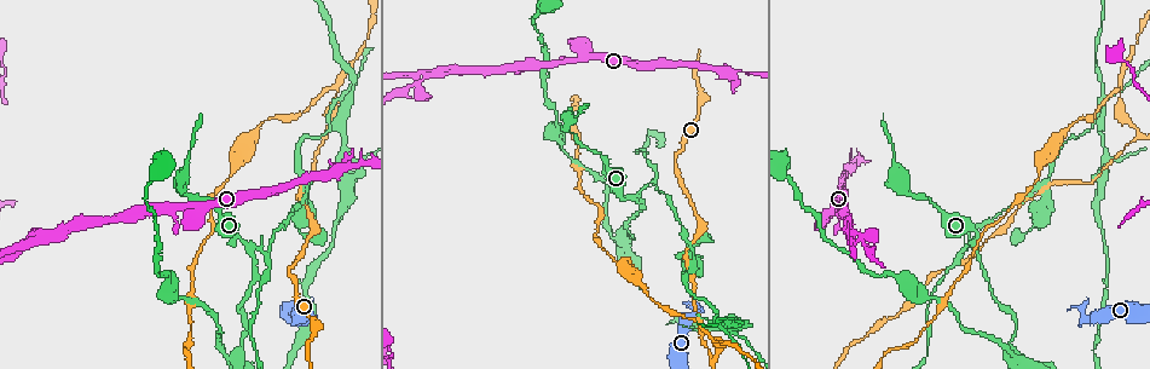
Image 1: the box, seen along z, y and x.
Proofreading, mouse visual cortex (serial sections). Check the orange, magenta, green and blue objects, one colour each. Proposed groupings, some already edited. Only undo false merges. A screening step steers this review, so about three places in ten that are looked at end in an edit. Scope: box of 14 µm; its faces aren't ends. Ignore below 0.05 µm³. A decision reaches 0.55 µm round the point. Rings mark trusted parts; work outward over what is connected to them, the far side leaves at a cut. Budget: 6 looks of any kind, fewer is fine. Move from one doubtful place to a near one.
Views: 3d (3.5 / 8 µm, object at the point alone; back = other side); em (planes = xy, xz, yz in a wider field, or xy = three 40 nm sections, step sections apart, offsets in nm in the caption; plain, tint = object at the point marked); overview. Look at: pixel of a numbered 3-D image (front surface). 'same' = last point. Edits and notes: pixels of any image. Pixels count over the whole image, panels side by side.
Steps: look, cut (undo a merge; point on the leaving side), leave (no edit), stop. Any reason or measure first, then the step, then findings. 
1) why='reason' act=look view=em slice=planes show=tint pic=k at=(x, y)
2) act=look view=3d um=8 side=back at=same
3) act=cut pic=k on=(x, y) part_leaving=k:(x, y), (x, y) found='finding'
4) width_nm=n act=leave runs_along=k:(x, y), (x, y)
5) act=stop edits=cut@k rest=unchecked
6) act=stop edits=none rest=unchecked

why='thick turns thin' act=look view=3d um=3.5 pic=1 at=(732, 74)

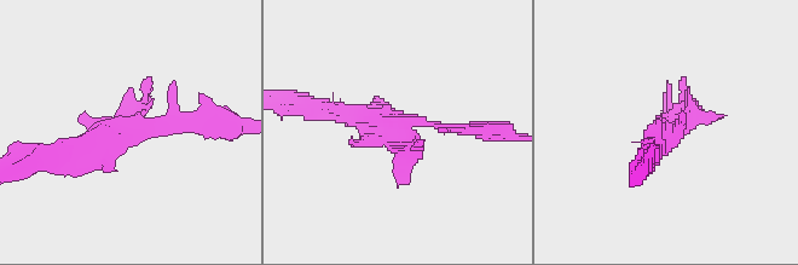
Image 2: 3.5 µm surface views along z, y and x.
why='now the EM' act=look view=em slice=xy step=2 show=tint pic=2 at=(662, 122)

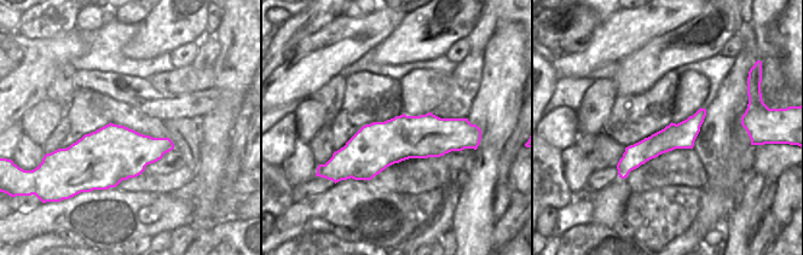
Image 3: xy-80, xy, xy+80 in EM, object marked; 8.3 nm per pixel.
act=cut pic=2 on=(399, 160) found='a second cell is stuck on'

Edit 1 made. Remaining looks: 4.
why='three-way junction' act=look view=3d um=3.5 pic=1 at=(621, 236)

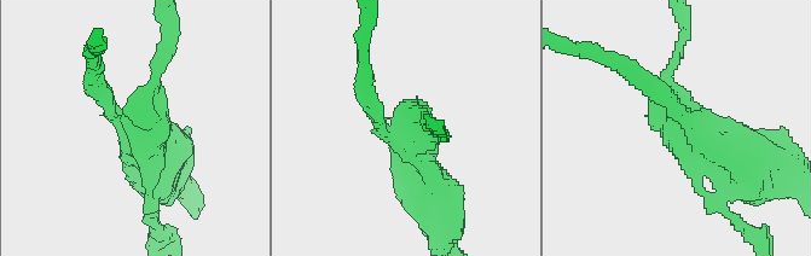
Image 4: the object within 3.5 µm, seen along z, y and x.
arms=3 arm_widths_nm=150,200,500 why='now the EM' act=look view=em slice=xy step=2 show=tint pic=4 at=(682, 125)

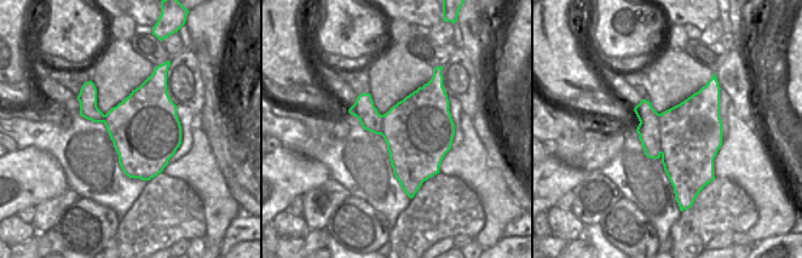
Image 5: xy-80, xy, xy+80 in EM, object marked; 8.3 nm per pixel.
act=look view=em slice=xy step=3 show=tint at=same

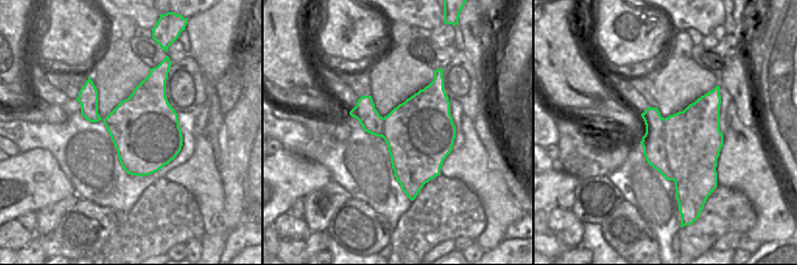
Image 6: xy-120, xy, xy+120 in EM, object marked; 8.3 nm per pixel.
act=cut pic=4 on=(93, 89) found='two cells meet here'

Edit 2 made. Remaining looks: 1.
act=stop edits=cut@2,cut@4 rest=unchecked

